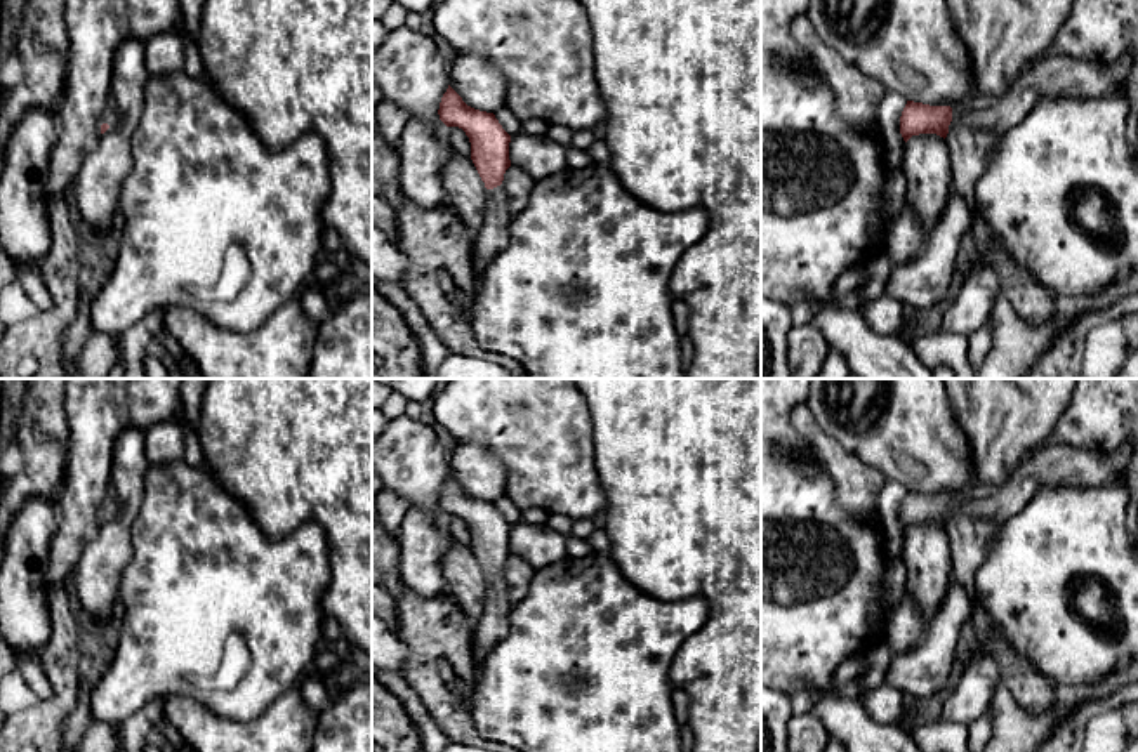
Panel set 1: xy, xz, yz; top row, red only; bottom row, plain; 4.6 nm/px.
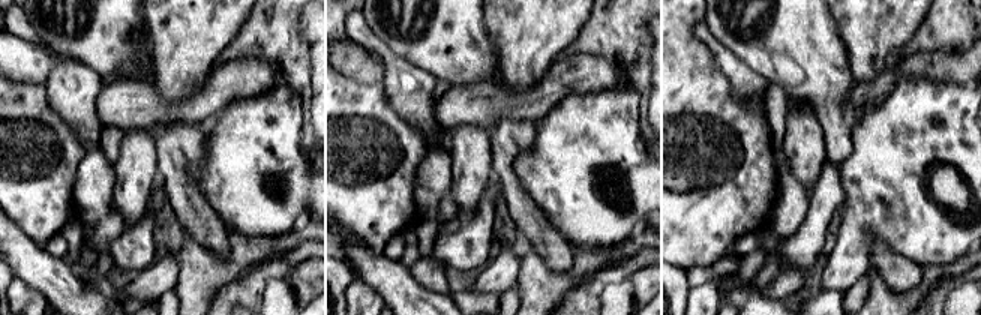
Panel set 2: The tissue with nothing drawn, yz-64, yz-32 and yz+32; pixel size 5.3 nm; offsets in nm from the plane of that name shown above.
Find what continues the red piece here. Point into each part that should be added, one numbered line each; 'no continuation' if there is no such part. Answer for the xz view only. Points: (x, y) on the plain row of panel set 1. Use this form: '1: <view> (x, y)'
1: xz (492, 626)

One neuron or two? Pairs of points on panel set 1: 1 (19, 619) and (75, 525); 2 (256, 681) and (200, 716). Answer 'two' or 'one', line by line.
1: two
2: two

